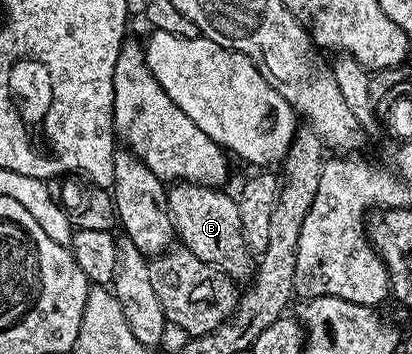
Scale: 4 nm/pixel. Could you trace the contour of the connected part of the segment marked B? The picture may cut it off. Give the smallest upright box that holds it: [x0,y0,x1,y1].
[167,182,255,281]

